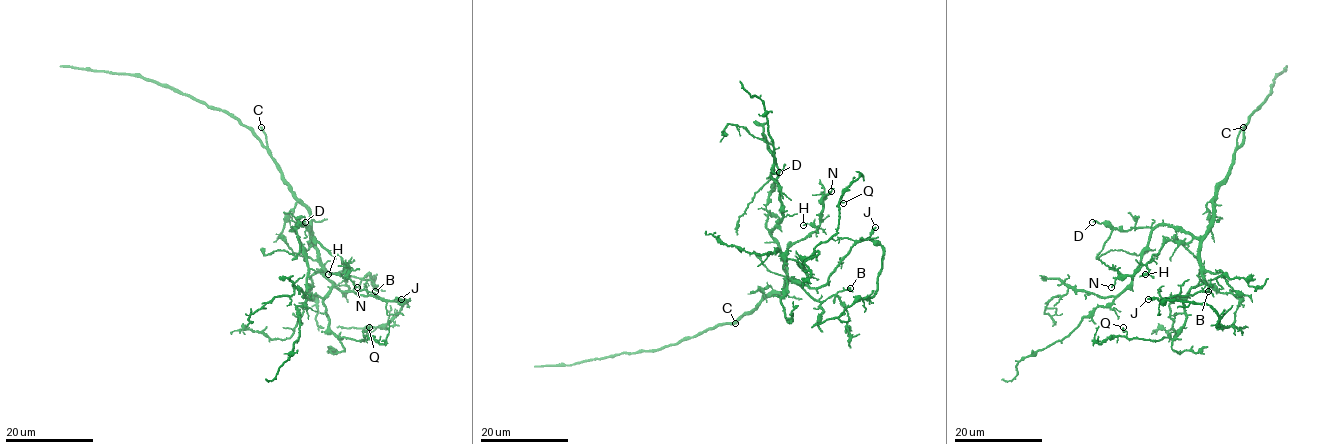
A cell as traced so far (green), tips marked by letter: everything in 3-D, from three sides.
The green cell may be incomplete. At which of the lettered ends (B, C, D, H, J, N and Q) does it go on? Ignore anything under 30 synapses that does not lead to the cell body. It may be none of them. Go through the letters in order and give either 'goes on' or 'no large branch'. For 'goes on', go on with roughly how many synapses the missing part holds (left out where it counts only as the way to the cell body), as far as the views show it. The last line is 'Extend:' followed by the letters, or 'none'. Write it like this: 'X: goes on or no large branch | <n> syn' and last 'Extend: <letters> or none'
B: no large branch
C: goes on
D: no large branch
H: no large branch
J: no large branch
N: no large branch
Q: no large branch
Extend: C

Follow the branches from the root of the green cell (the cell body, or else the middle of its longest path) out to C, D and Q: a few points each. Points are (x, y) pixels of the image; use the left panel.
C: (309, 215), (309, 209), (286, 184), (261, 127)
D: (309, 215), (312, 237), (303, 225), (292, 227), (292, 230), (305, 222)
Q: (309, 215), (318, 262), (333, 282), (324, 300), (329, 330), (338, 338), (361, 341), (369, 327)

